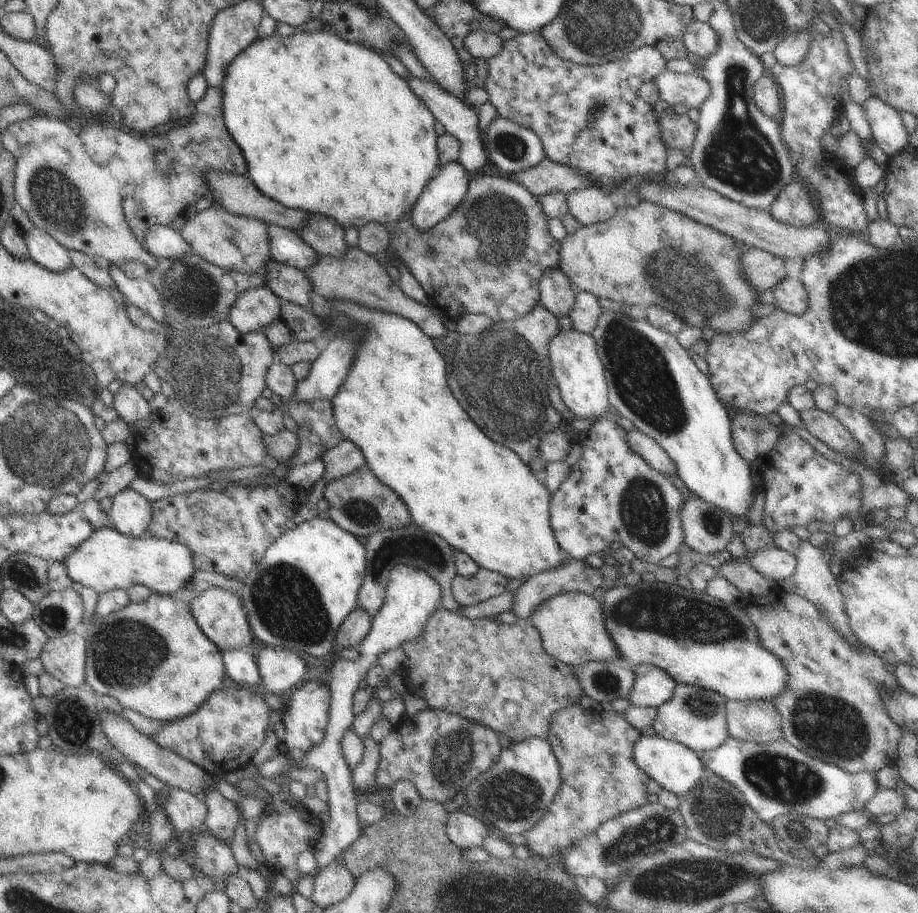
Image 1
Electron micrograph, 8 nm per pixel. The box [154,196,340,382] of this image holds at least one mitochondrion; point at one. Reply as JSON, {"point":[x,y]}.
{"point":[195,283]}

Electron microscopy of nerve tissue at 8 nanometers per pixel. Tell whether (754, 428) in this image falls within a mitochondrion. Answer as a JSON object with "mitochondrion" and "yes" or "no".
{"mitochondrion":"yes"}

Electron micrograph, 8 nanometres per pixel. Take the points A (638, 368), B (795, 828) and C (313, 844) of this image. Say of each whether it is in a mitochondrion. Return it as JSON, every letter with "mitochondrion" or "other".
{"A":"mitochondrion","B":"mitochondrion","C":"other"}

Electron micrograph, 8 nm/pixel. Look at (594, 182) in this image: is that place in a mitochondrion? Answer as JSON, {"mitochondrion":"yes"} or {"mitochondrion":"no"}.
{"mitochondrion":"no"}

